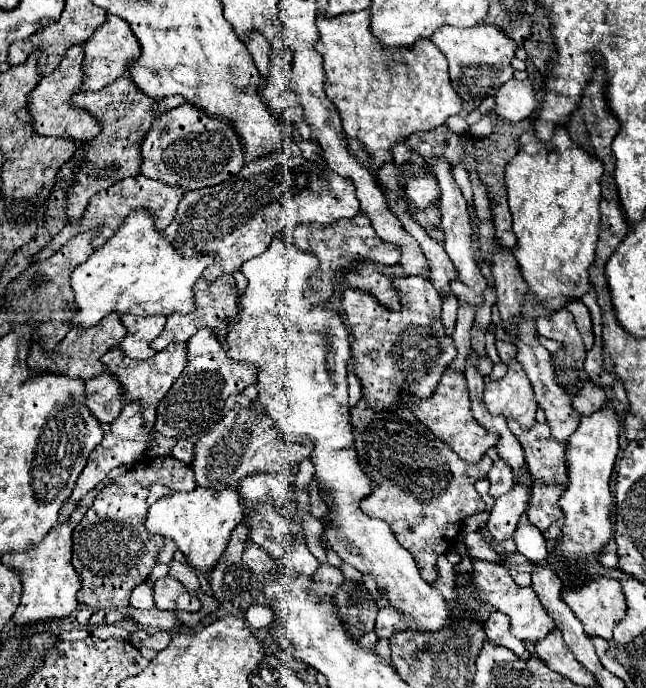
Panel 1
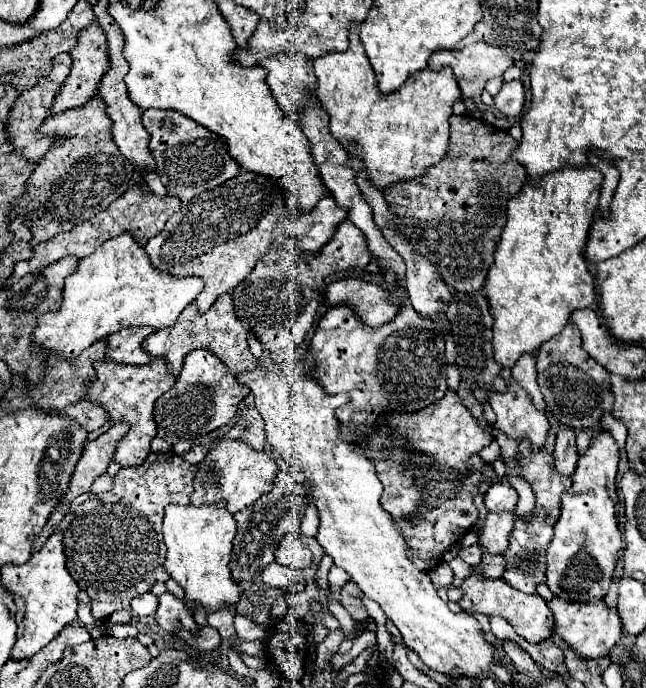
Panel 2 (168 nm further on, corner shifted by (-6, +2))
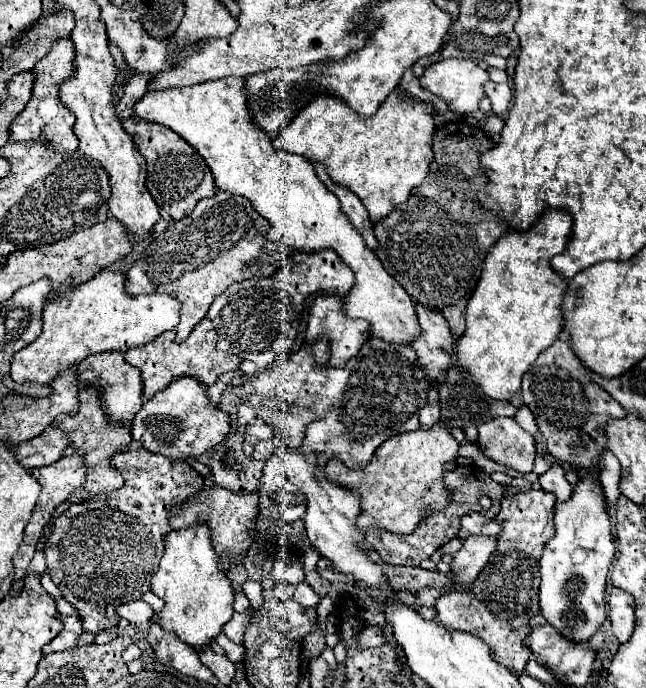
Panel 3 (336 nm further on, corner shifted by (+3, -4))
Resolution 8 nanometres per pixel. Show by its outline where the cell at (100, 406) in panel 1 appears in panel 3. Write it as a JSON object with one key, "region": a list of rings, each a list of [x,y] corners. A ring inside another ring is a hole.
{"region":[[[47,428],[39,438],[19,444],[15,458],[23,468],[33,470],[33,468],[57,462],[61,458],[61,452],[67,448],[67,444],[69,444],[69,440],[65,438],[65,434],[59,428],[55,428],[55,430]]]}

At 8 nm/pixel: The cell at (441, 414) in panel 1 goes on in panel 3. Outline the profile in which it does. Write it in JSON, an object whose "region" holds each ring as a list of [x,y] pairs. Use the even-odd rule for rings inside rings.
{"region":[[[439,424],[433,426],[433,430],[415,430],[407,434],[397,434],[391,440],[385,440],[373,454],[371,464],[365,470],[350,470],[339,460],[329,460],[325,466],[327,480],[335,484],[343,484],[345,488],[353,488],[353,492],[361,498],[363,512],[359,514],[357,528],[361,532],[367,532],[369,528],[381,528],[393,534],[411,534],[413,528],[417,528],[433,510],[443,510],[449,504],[449,492],[443,486],[443,464],[457,458],[459,442]]]}

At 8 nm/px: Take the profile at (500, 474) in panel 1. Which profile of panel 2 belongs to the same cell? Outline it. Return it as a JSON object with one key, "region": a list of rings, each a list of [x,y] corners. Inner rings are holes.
{"region":[[[498,480],[490,484],[488,492],[484,494],[484,504],[486,504],[486,510],[490,512],[496,512],[496,510],[514,512],[516,500],[518,500],[518,494],[506,480]]]}

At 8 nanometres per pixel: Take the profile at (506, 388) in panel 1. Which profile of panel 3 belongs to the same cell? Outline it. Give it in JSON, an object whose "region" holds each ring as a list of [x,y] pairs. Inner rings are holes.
{"region":[[[495,418],[477,426],[479,448],[493,462],[505,464],[521,474],[533,472],[535,440],[513,418]]]}

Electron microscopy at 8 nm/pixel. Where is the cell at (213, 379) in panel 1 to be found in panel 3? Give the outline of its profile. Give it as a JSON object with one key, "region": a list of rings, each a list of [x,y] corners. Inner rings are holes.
{"region":[[[179,378],[171,382],[163,392],[147,400],[137,412],[131,428],[133,440],[141,442],[147,452],[163,454],[169,460],[185,462],[187,458],[199,458],[215,448],[231,430],[229,414],[209,406],[205,386],[193,378]]]}

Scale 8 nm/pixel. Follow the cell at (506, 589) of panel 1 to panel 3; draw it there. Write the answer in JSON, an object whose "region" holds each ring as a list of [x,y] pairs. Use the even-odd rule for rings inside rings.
{"region":[[[453,590],[445,596],[441,596],[437,600],[437,614],[439,614],[439,622],[451,630],[459,630],[459,632],[469,632],[473,636],[479,636],[493,652],[495,660],[499,660],[499,664],[503,664],[505,668],[509,668],[511,672],[523,672],[525,664],[531,658],[531,650],[523,648],[523,638],[525,632],[521,630],[511,630],[507,620],[499,620],[495,618],[487,606],[479,600],[473,598],[471,592],[461,592],[461,590]]]}

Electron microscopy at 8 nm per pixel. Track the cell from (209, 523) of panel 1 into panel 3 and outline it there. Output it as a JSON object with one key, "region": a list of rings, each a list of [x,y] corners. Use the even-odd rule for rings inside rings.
{"region":[[[199,524],[165,536],[165,554],[159,564],[159,572],[151,580],[151,592],[165,602],[163,610],[151,616],[151,622],[157,622],[167,632],[175,632],[181,642],[193,646],[195,650],[203,650],[221,634],[223,624],[233,616],[233,586],[219,568],[217,554],[211,544],[211,532],[207,526]]]}

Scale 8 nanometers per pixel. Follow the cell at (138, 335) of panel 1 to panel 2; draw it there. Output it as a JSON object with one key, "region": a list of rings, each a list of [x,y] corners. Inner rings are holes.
{"region":[[[146,326],[140,330],[118,330],[108,338],[108,358],[122,364],[148,364],[152,356],[142,350],[142,342],[152,334]]]}

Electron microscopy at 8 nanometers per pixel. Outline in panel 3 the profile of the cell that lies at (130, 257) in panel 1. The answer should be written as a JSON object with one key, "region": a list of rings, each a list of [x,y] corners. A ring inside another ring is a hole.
{"region":[[[103,270],[89,282],[81,282],[73,290],[61,292],[59,300],[45,306],[41,336],[13,356],[9,374],[17,384],[35,382],[47,386],[59,372],[77,366],[91,354],[125,352],[129,348],[149,344],[165,330],[173,330],[177,324],[177,298],[169,294],[133,298],[125,292],[125,274]]]}

